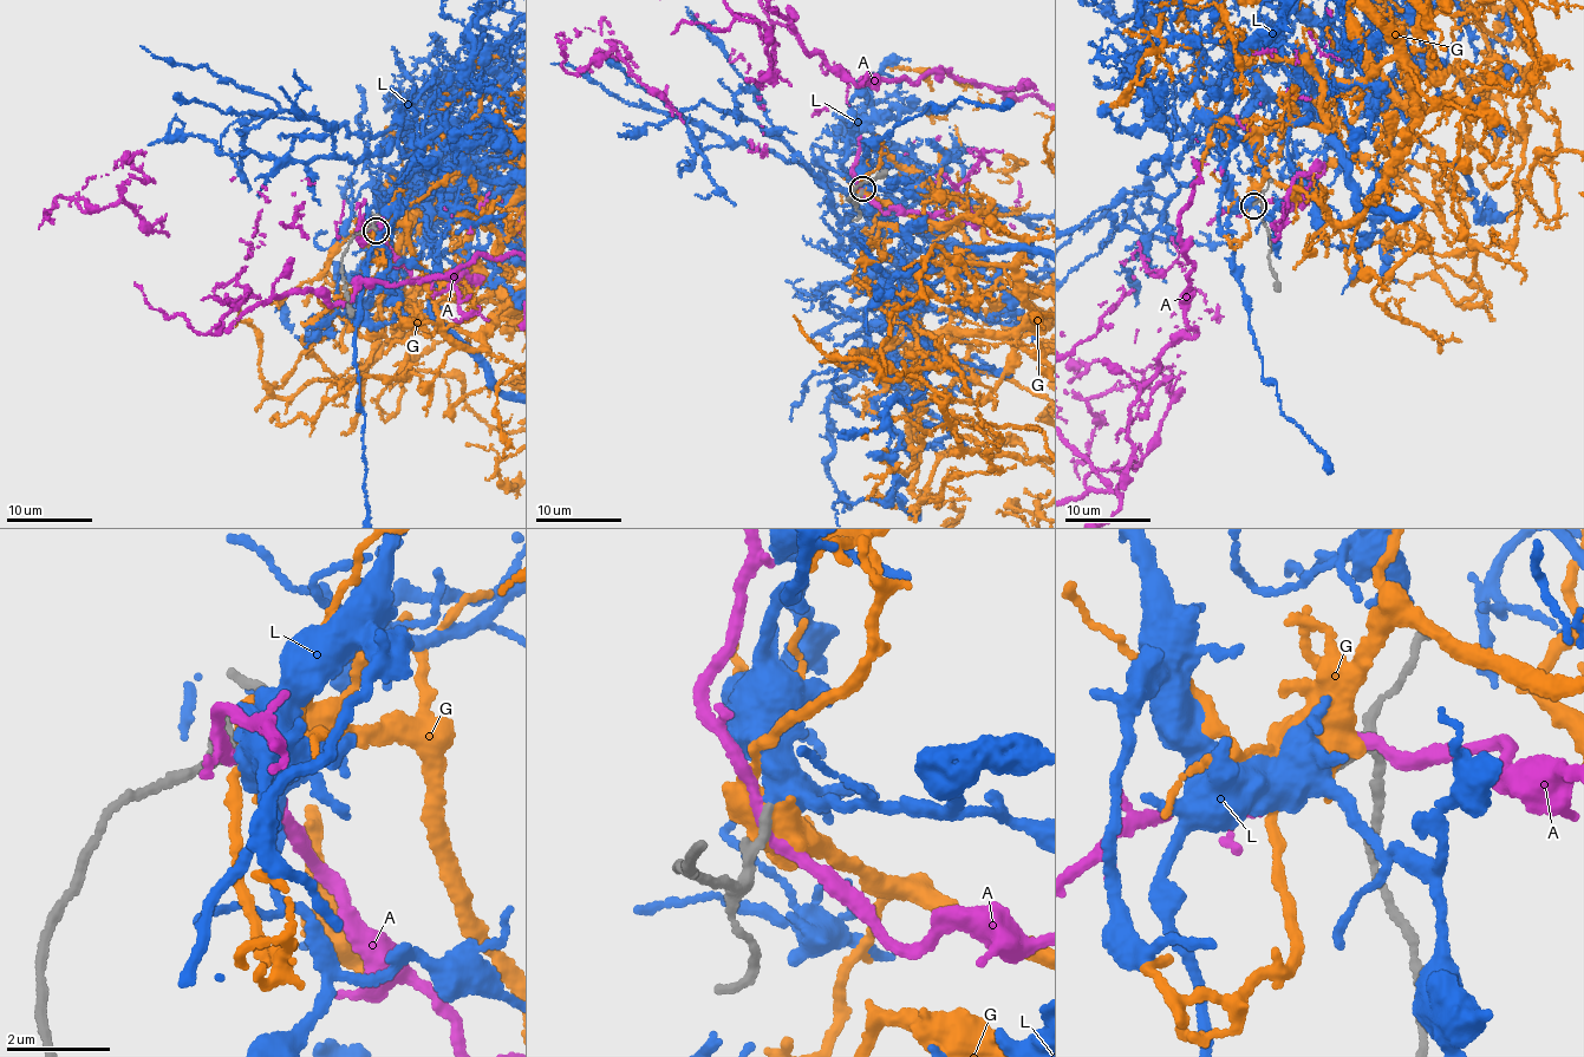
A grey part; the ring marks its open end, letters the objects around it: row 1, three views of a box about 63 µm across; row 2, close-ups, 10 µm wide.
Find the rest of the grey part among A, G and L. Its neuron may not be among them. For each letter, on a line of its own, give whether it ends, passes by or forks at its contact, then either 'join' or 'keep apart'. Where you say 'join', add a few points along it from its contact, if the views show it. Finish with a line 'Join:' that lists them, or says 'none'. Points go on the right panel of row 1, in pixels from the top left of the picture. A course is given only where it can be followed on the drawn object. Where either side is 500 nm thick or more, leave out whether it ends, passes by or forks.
A: it passes by; keep apart
G: it forks; keep apart
L: it forks; join
Join: L

